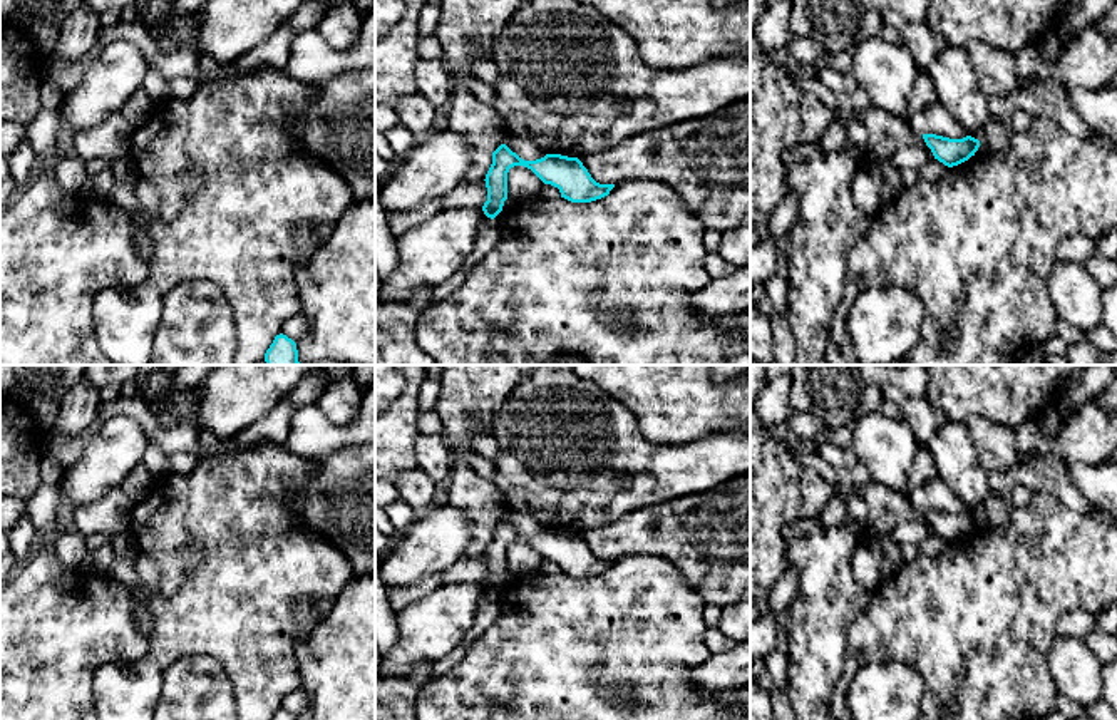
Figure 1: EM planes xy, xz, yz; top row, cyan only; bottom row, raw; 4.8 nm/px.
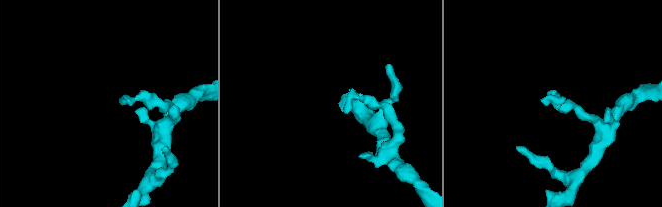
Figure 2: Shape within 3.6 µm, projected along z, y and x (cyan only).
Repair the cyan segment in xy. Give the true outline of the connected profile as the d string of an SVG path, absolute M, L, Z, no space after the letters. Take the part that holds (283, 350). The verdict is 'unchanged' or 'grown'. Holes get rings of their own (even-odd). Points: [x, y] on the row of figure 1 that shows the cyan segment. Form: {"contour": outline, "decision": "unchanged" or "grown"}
{"contour": "M280 333L265 353L266 365L300 365L296 343Z", "decision": "unchanged"}

